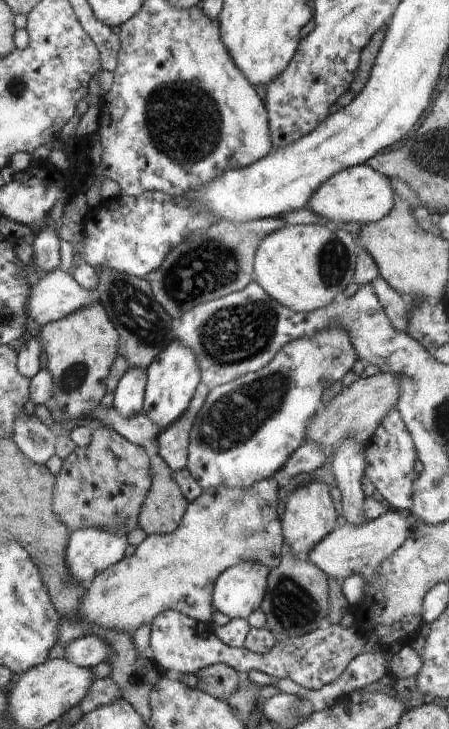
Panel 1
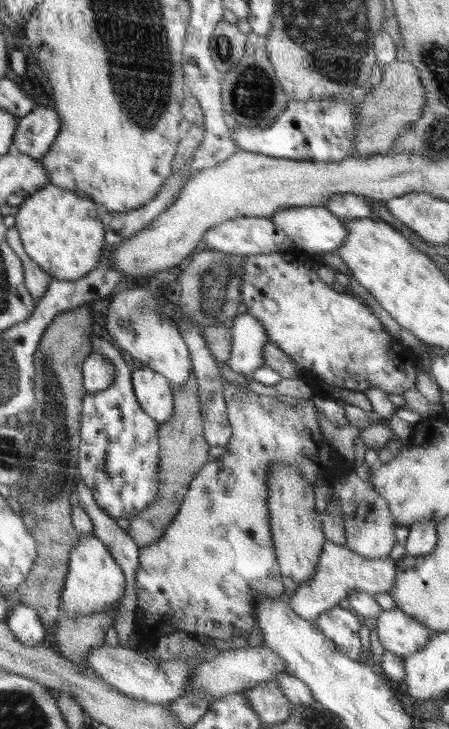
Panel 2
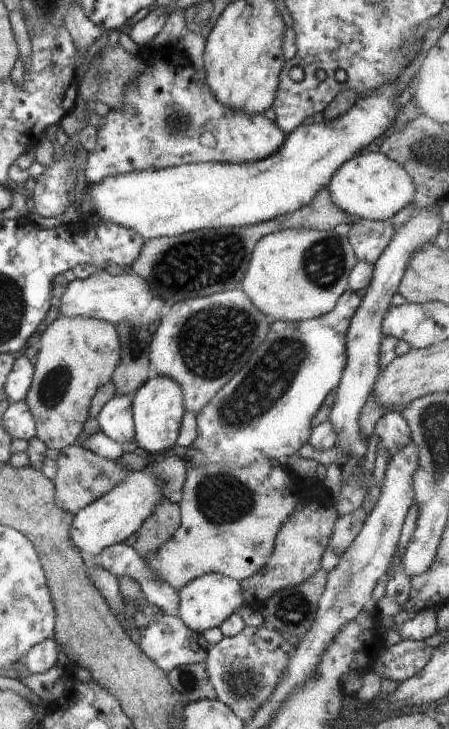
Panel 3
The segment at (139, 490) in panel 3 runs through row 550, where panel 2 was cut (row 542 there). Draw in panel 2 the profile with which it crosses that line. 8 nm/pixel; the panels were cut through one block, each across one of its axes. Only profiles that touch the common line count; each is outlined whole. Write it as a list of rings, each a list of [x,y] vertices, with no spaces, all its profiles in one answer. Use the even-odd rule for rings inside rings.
[[[94,532],[81,536],[79,543],[71,550],[69,556],[69,569],[61,596],[60,618],[77,618],[77,616],[89,616],[95,612],[102,612],[109,604],[117,602],[124,596],[125,584],[125,574],[109,554],[105,543]]]

